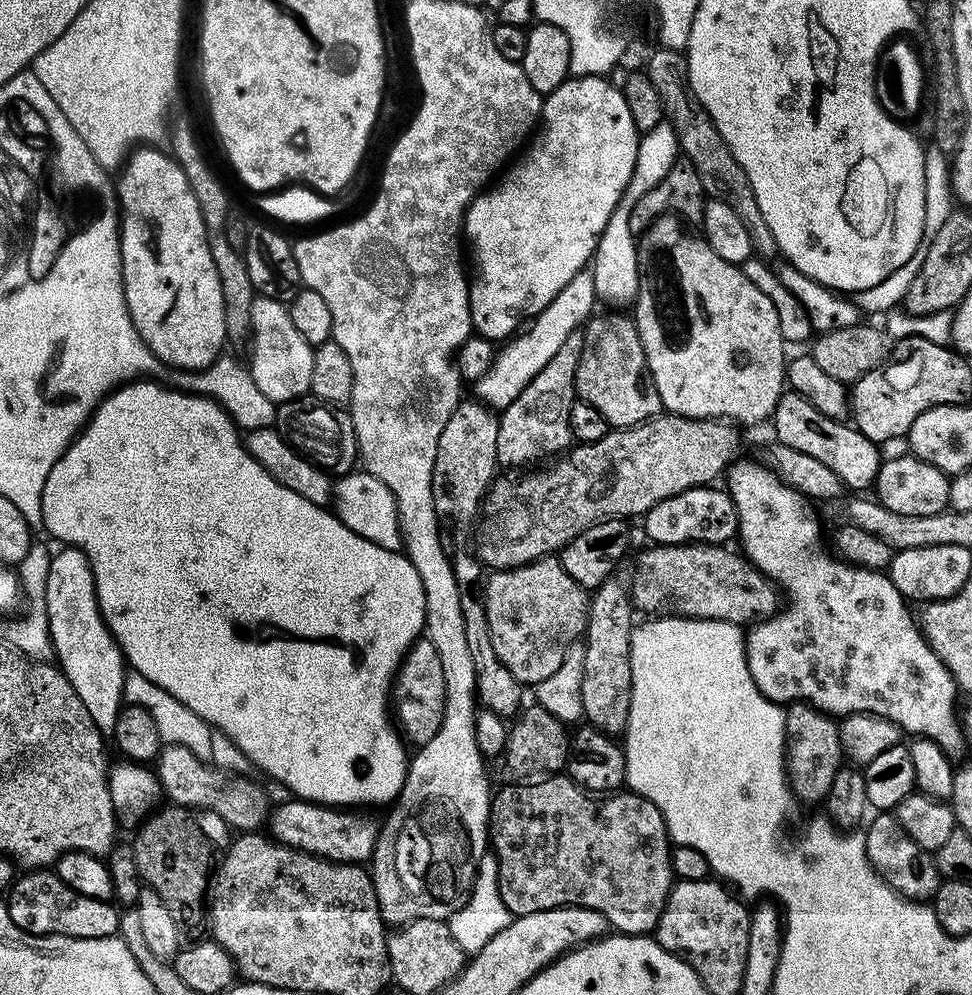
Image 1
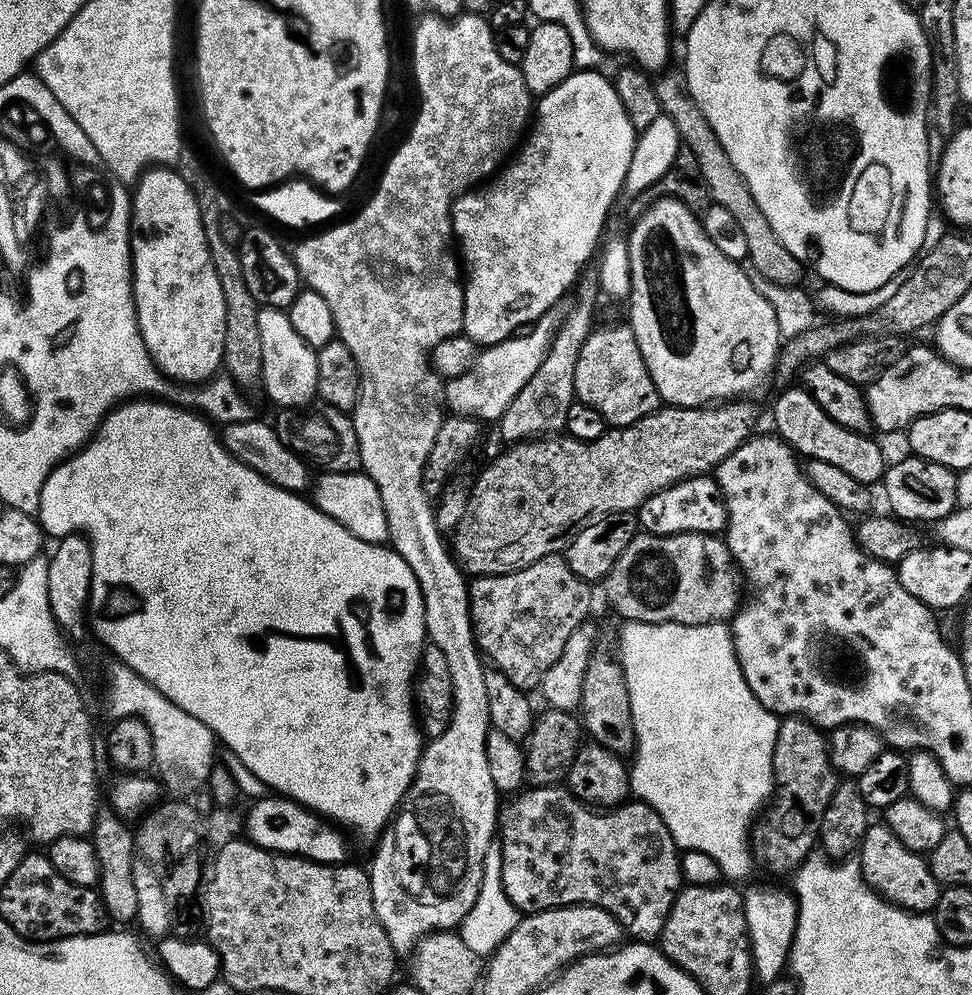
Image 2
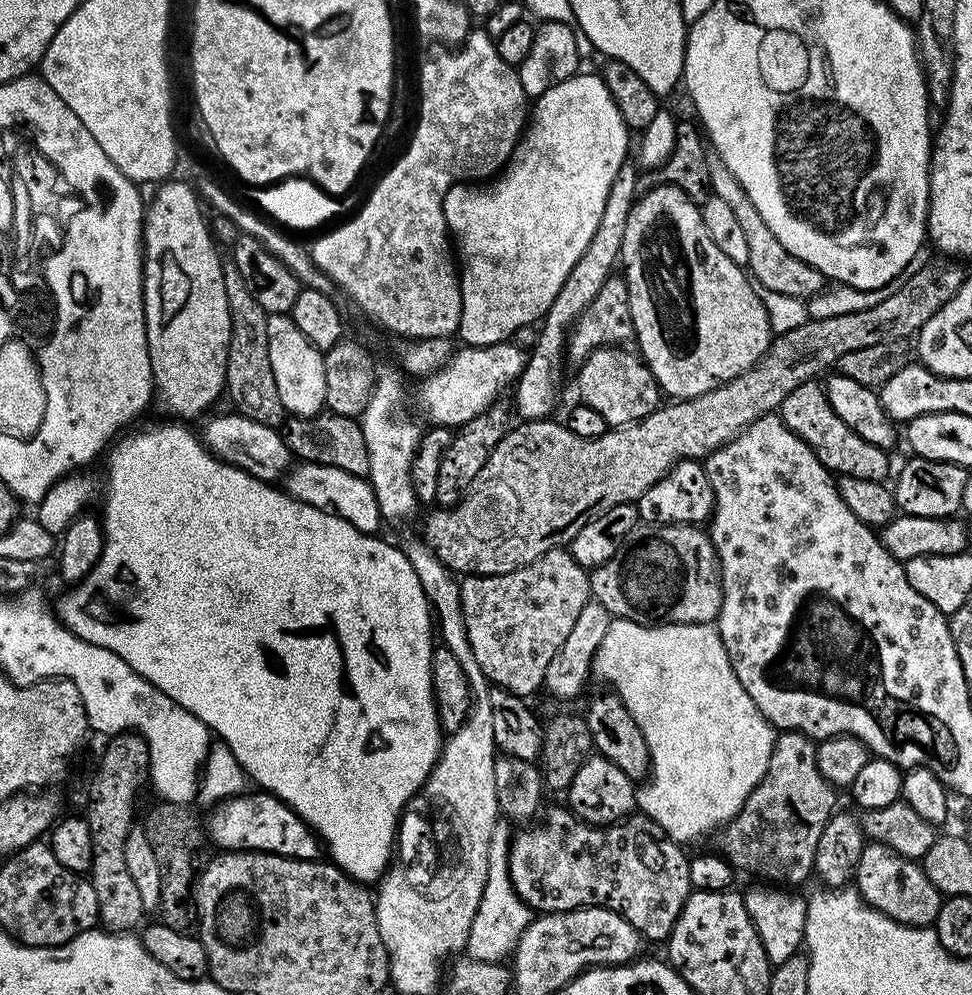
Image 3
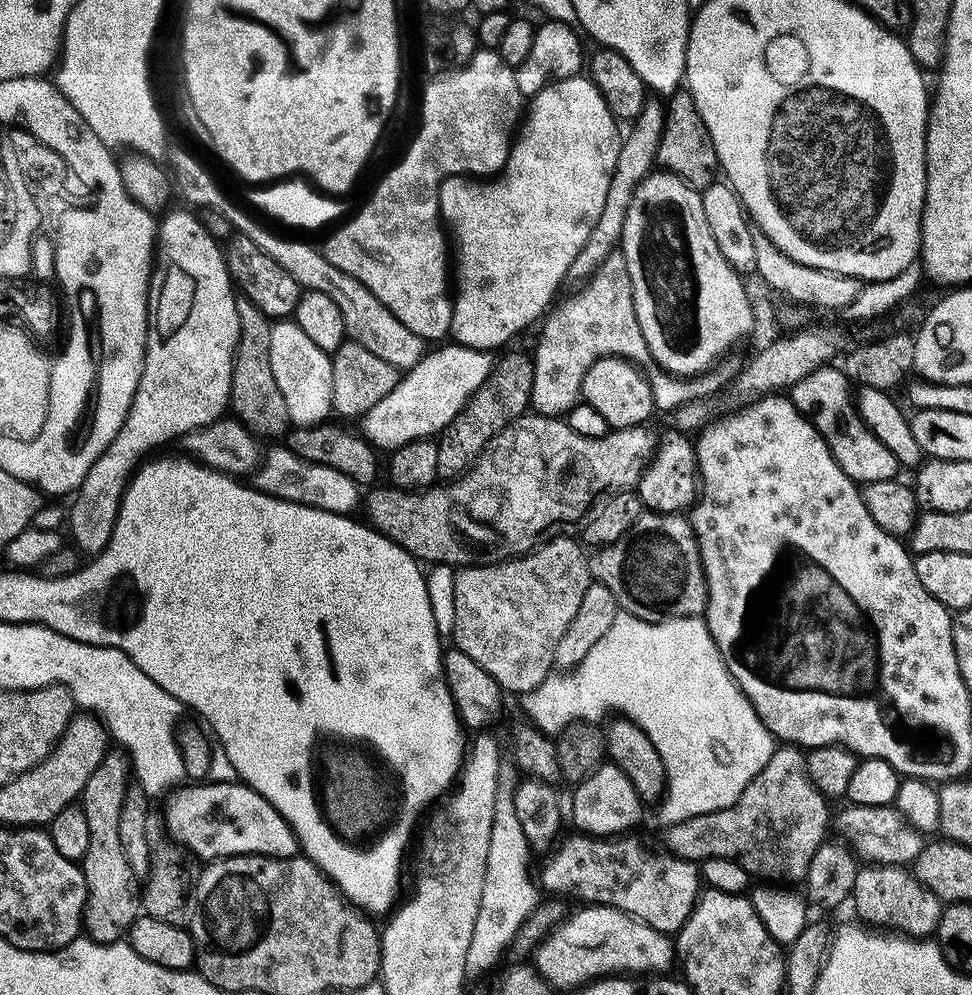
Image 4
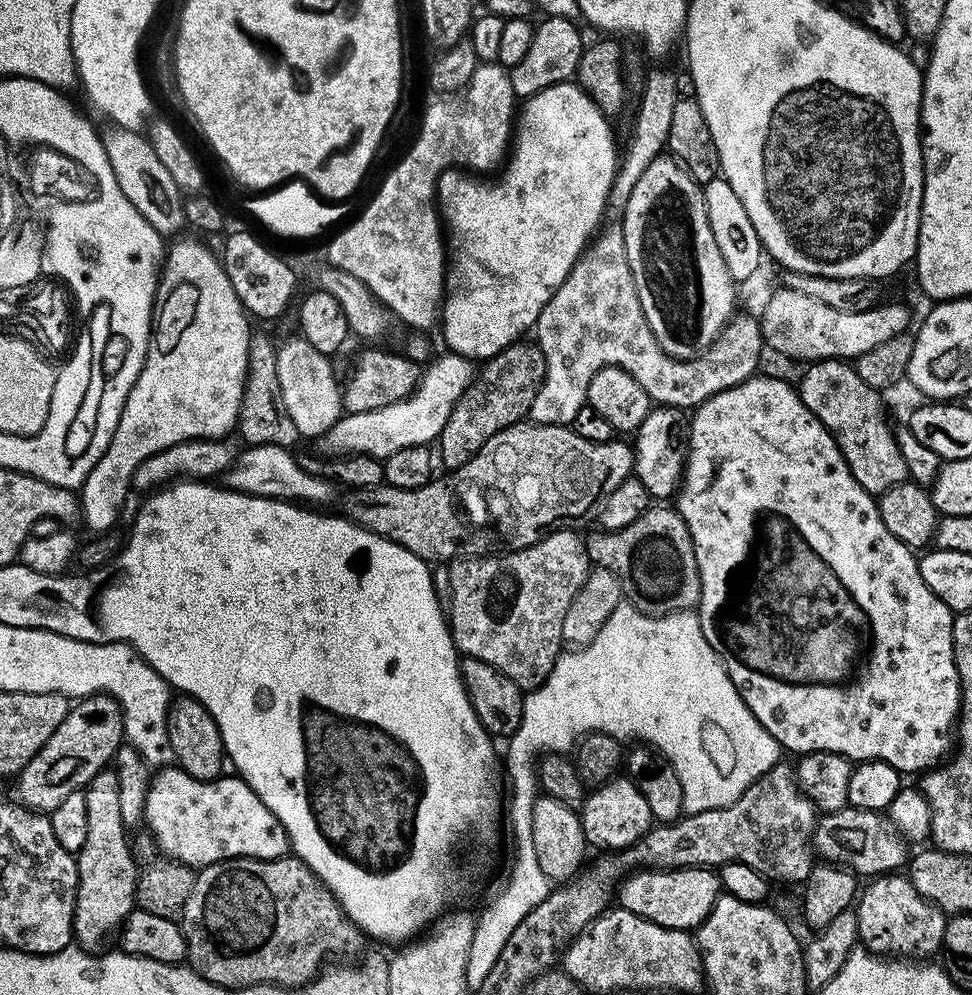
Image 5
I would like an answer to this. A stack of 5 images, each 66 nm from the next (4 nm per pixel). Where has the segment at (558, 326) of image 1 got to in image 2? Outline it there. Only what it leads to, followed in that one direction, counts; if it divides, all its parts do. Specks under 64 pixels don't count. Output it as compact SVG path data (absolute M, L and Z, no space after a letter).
M559 307L543 312L539 320L535 321L534 331L526 338L509 336L507 340L497 344L487 345L477 355L470 370L461 376L453 376L445 383L444 398L447 407L457 416L475 416L481 422L499 421L502 414L506 414L506 406L518 398L518 390L534 378L534 370L546 358L546 350L550 350L550 342L558 330L562 319Z

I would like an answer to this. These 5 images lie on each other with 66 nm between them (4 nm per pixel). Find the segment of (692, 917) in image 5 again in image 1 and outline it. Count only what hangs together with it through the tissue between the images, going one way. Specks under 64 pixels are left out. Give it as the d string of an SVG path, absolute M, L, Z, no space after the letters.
M544 774L531 782L516 782L505 788L495 789L492 806L488 810L488 838L491 855L498 862L498 894L502 894L502 902L506 902L506 910L513 917L526 914L538 914L542 910L554 910L562 906L578 906L598 910L602 918L606 918L609 929L626 936L642 936L655 933L658 918L662 918L662 910L666 906L666 898L674 883L672 875L672 849L668 835L668 827L662 818L662 810L654 806L644 796L631 790L617 790L611 794L593 794L579 788L566 774Z

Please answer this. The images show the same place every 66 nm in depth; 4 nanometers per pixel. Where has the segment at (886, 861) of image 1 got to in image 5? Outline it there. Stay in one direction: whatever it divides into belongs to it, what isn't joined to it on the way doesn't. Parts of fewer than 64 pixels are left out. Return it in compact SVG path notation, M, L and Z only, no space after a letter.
M885 874L867 881L854 904L858 922L858 940L867 951L885 958L932 958L941 951L948 916L934 902L922 898L904 874Z

